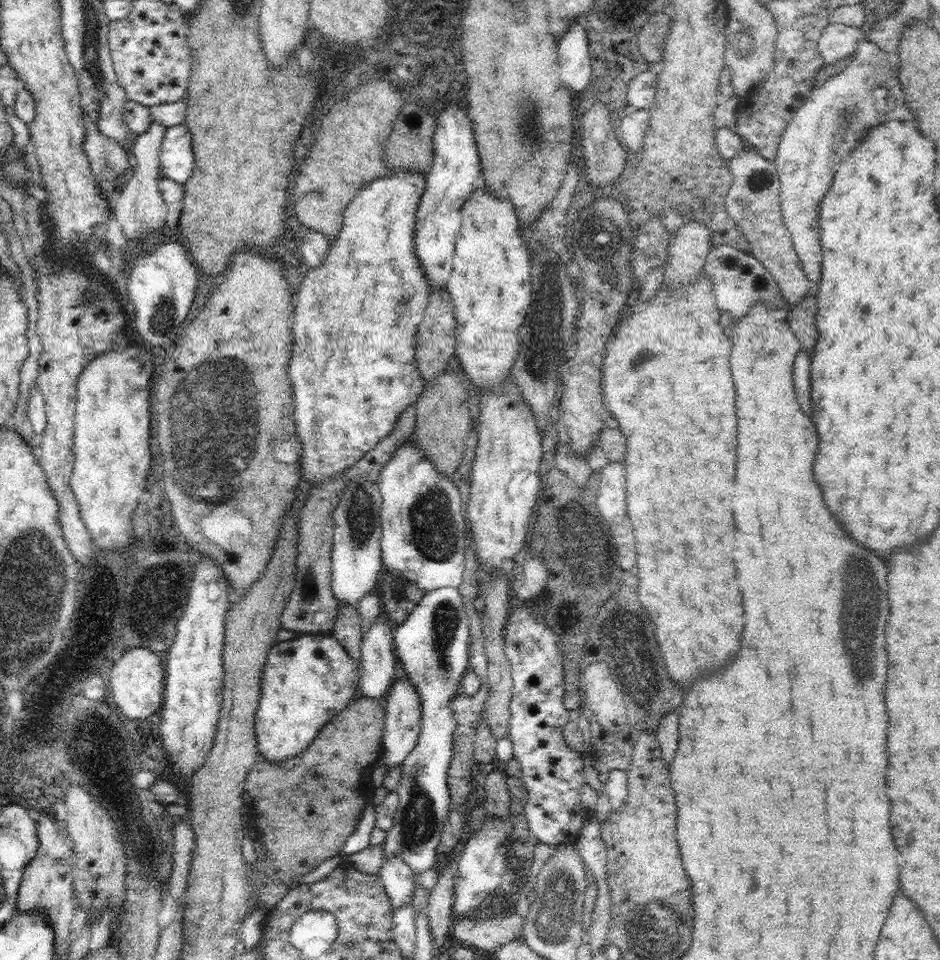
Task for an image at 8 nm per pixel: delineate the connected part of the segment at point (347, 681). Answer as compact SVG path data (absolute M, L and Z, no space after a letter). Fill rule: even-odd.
M302 633L295 637L271 649L260 683L261 697L255 714L256 742L260 757L272 762L284 761L302 753L327 722L354 702L360 682L361 663L346 653L342 643L332 638L331 633Z

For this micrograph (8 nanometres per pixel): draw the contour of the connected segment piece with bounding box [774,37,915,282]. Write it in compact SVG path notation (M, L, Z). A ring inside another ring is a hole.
M867 37L860 39L858 49L846 69L832 76L820 88L812 90L804 105L790 119L778 146L774 161L780 181L780 210L784 225L790 231L795 251L811 282L819 282L821 278L820 207L836 174L836 163L842 159L842 156L846 156L853 150L855 144L859 142L858 136L860 140L864 137L864 129L870 131L874 126L890 122L890 118L898 118L897 121L903 122L915 119L915 114L907 104L906 96L902 91L899 72L896 66L892 66L888 57L886 51L880 49Z

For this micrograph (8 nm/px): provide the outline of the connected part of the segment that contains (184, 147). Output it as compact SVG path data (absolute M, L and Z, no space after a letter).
M185 123L166 129L161 143L159 164L162 176L184 184L195 167L191 133Z

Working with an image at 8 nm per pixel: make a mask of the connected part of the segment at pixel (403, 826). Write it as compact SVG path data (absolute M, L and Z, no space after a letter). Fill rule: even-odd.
M438 588L426 593L406 620L394 627L393 637L396 643L395 654L399 663L399 671L408 675L408 679L416 685L417 692L420 694L422 724L420 724L420 734L418 734L414 750L402 762L401 779L396 790L399 796L399 806L393 814L393 826L387 830L384 854L385 859L392 855L400 855L400 859L404 859L412 867L412 872L417 877L431 869L437 860L436 846L440 843L440 834L445 828L452 805L448 792L448 769L454 754L454 732L459 725L450 701L453 700L455 694L460 692L462 673L470 668L468 648L471 642L470 618L466 613L460 592Z

